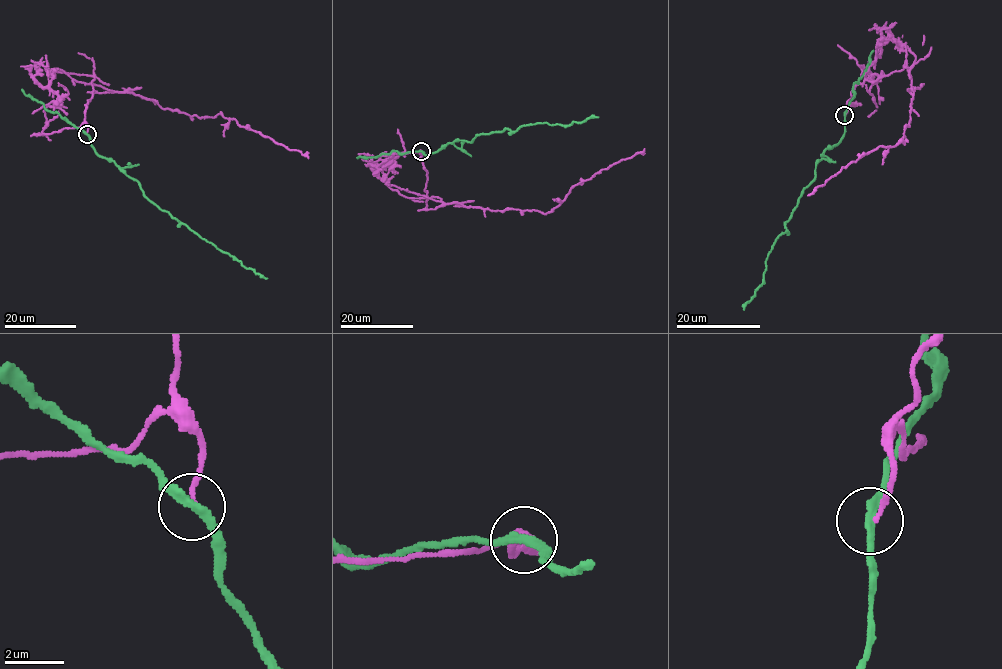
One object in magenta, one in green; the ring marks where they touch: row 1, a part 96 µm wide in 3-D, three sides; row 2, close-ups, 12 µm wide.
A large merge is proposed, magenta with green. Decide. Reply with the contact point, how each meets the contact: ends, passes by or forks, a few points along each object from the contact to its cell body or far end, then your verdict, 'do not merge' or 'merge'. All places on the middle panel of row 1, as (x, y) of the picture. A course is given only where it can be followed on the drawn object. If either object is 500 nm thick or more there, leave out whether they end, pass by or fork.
place (421, 151); magenta ends; green passes by; course magenta (420, 151), (427, 172), (427, 196), (407, 198), (390, 185), (446, 203), (545, 213), (573, 187), (644, 148); course green (420, 151), (428, 155), (506, 129), (598, 117); do not merge

